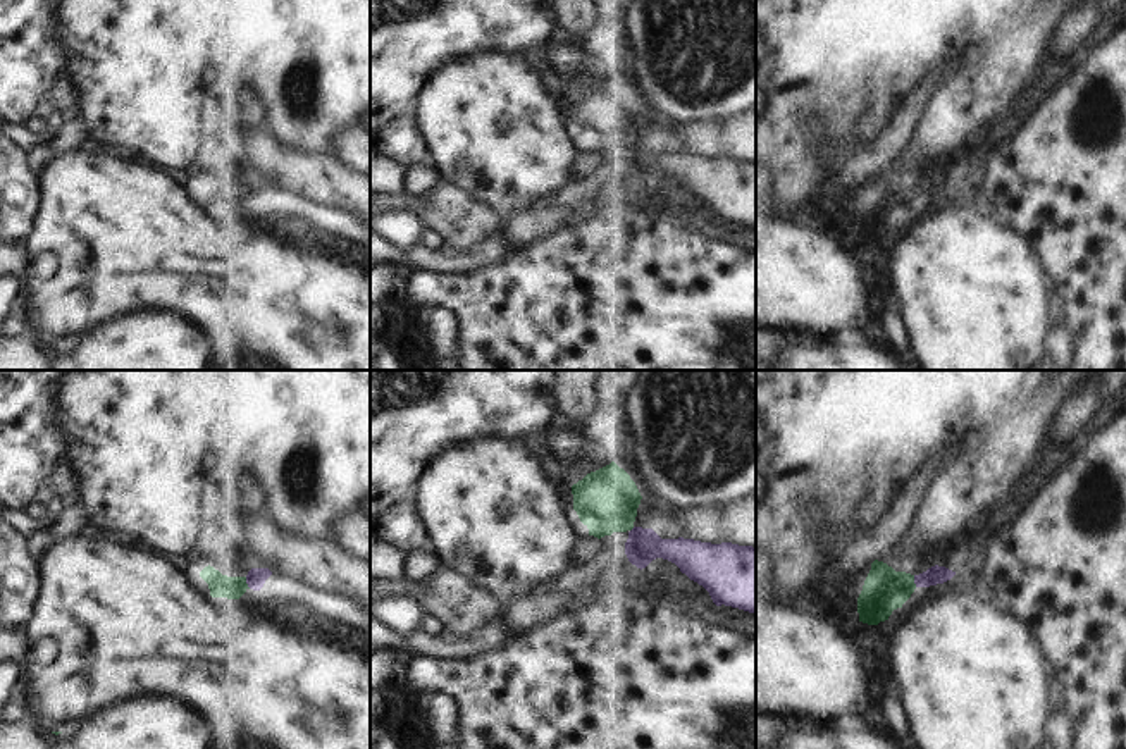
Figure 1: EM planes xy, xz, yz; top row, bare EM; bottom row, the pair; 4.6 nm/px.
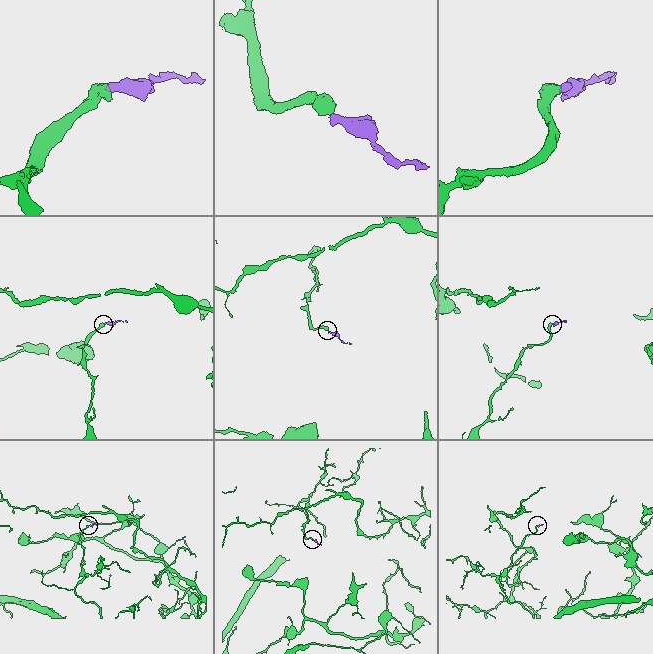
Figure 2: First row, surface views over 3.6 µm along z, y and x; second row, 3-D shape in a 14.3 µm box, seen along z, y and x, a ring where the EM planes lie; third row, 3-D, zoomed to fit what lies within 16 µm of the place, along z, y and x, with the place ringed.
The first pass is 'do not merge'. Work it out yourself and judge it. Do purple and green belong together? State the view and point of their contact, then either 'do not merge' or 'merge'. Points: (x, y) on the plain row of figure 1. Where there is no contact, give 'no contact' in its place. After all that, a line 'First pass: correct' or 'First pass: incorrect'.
xy (247, 197) | merge
First pass: incorrect

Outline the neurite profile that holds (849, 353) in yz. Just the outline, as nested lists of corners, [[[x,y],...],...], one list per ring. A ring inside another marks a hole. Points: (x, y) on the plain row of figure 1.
[[[863,337],[794,341],[785,363],[770,370],[916,370],[904,351],[885,350]]]

